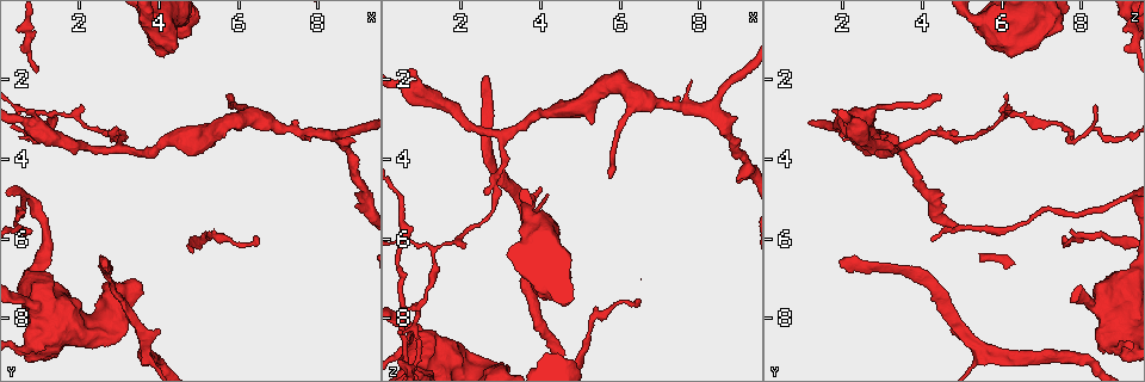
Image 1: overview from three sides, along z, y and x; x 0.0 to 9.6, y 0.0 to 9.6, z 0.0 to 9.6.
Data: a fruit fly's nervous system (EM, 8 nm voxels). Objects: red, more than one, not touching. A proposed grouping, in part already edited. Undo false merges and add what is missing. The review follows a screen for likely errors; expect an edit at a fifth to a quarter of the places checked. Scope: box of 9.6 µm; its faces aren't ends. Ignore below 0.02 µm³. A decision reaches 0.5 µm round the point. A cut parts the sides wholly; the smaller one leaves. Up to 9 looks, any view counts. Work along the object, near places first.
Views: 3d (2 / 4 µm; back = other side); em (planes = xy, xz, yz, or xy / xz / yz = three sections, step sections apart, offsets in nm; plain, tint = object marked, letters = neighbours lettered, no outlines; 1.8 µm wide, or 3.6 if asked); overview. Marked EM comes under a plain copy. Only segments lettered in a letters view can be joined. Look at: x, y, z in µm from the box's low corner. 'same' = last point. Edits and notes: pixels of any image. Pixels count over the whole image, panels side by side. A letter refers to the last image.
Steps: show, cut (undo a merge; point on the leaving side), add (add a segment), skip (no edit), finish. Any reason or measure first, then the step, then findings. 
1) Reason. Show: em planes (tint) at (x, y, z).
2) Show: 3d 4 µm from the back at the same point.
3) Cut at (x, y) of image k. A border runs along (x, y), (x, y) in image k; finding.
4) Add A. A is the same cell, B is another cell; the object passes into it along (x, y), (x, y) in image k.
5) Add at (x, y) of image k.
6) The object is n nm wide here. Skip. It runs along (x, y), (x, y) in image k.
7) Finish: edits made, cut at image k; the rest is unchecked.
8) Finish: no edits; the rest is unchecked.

Long arm stops here. Show: 3d 4 µm at (2.70, 6.70, 2.00).

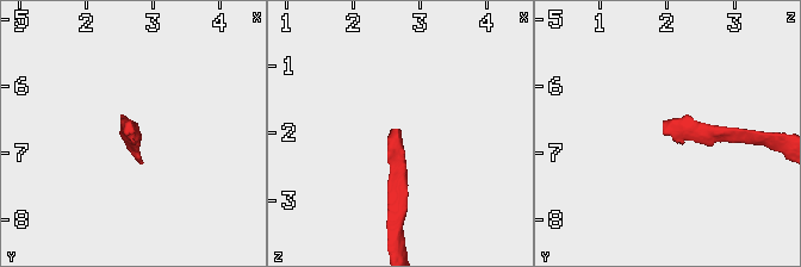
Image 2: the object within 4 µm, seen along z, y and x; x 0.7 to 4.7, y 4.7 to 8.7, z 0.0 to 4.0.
Shape alone is not enough. Show: em planes (letters) at (2.75, 6.65, 1.95).

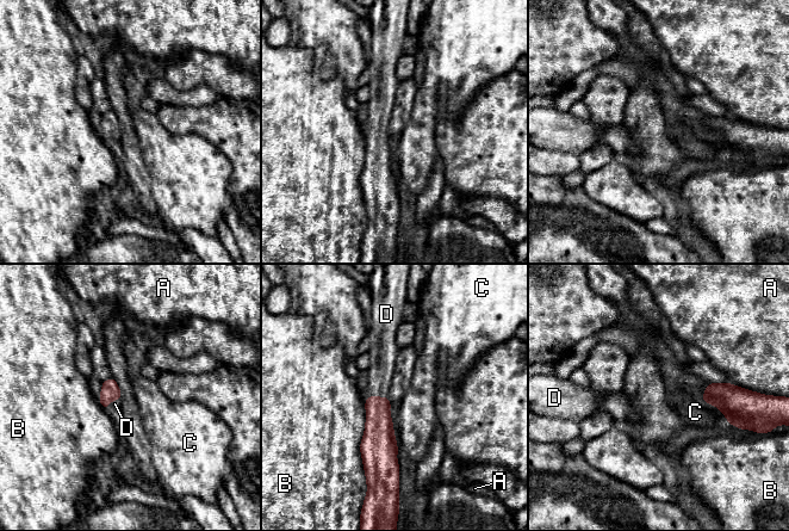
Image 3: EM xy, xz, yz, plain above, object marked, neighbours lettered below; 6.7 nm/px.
Add D. D is the same cell, A, B and C are other cells; the object passes into it along (379, 433), (378, 396), (383, 360) in image 3; it goes on there.

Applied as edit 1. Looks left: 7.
Show: overview.

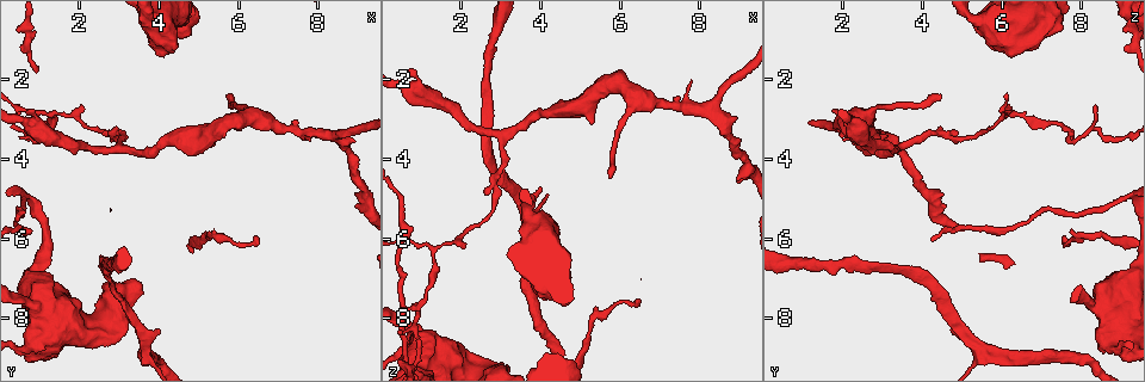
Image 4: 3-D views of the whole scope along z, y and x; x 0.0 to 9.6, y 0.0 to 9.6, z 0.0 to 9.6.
Three arms meet. Show: em xy step 8 (tint) at (3.65, 8.75, 5.50).

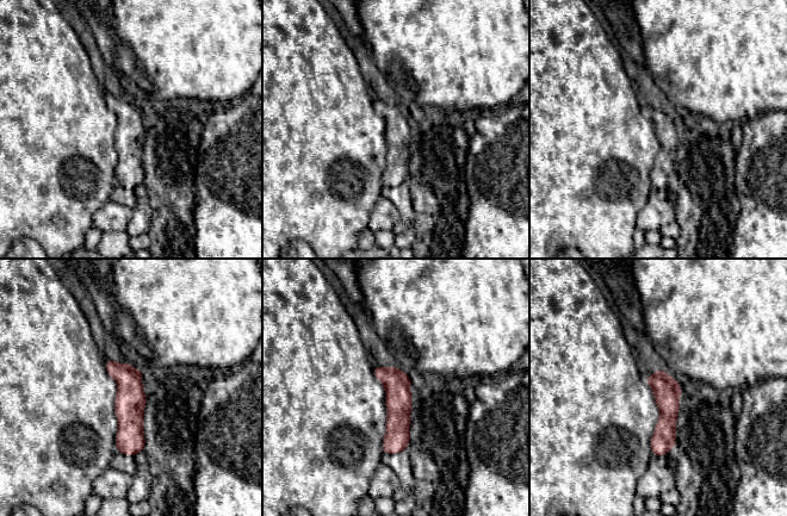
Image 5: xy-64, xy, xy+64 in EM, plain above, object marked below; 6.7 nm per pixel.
Show: em planes (letters) at the same point.

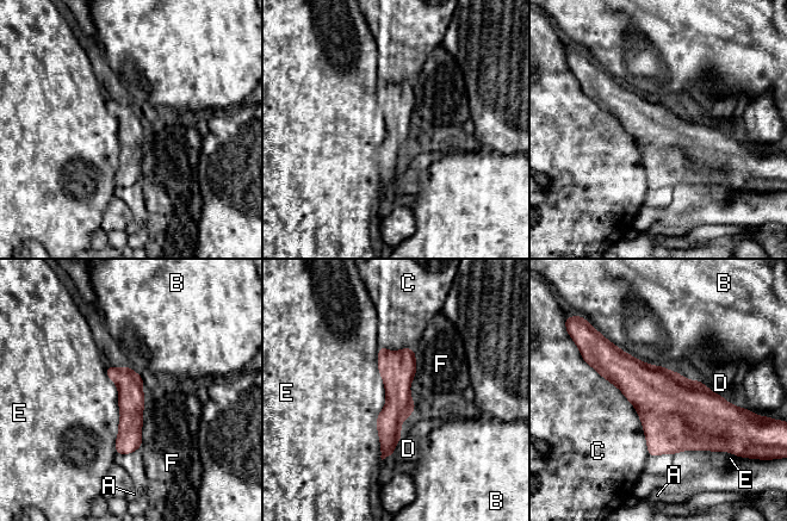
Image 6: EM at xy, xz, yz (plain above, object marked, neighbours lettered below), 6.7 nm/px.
The longest contact is with E, 750 nm. Skip. A, B, C, D, E and F are other cells; it runs along (409, 351), (384, 453) in image 6; one neuron here.

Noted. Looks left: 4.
Sudden change in width. Show: 3d 4 µm at (0.65, 3.10, 2.25).

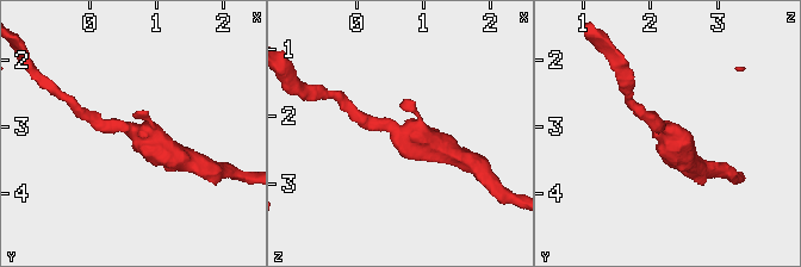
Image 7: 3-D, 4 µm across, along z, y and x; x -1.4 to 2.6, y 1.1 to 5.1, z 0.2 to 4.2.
Show: em xz step 16 (tint) at (0.65, 3.10, 2.25).

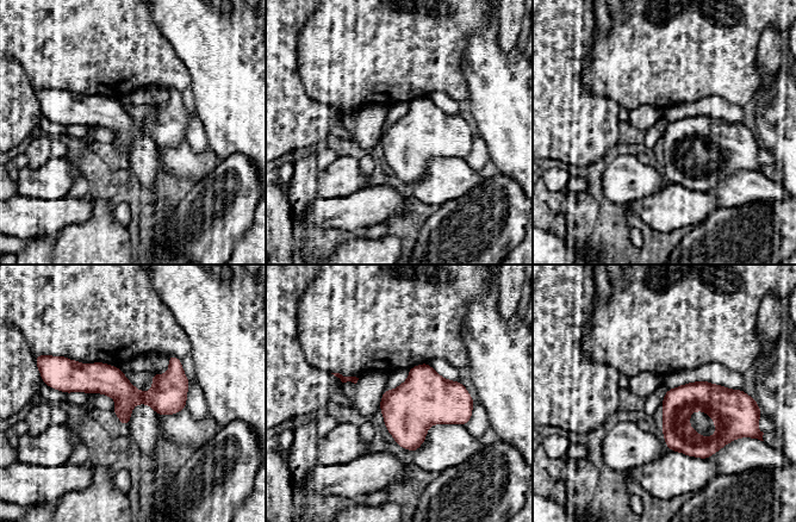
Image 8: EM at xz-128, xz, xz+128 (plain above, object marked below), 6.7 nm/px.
Another direction. Show: em planes (letters) at the same point.

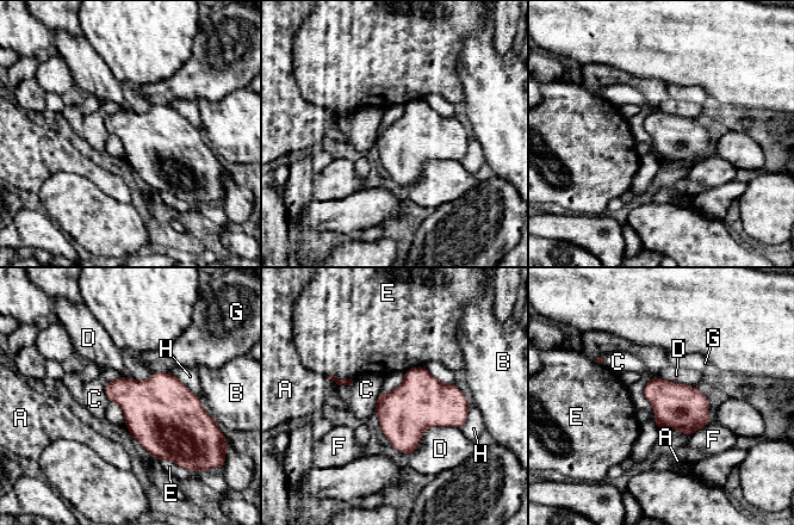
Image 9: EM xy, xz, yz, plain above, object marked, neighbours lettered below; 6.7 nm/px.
The object is 300 nm wide here. Skip. A, B, C, D, E, F, G and H are other cells; one neuron here.

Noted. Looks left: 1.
Finish: edits made, add at image 3; the rest is unchecked.

